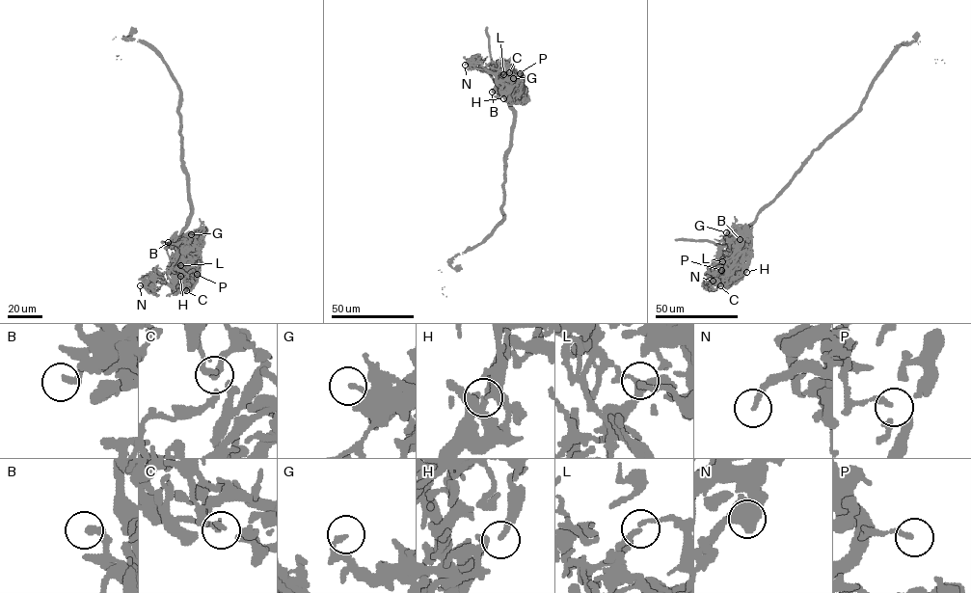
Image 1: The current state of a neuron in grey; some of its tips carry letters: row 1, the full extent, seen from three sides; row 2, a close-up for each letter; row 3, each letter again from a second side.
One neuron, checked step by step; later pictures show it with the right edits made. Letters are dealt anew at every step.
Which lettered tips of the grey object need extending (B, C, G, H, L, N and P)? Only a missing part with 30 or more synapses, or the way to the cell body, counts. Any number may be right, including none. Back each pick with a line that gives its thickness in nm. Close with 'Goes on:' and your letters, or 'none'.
L: 160 nm thick
Goes on: L

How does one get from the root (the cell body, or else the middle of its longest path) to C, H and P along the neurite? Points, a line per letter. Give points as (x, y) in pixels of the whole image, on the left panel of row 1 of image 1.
C: (181, 151), (191, 212), (181, 237), (180, 258), (185, 265), (181, 284), (186, 290)
H: (181, 151), (191, 216), (181, 231), (180, 276)
P: (181, 151), (191, 212), (190, 221), (182, 230), (182, 241), (188, 244), (191, 267), (197, 274)

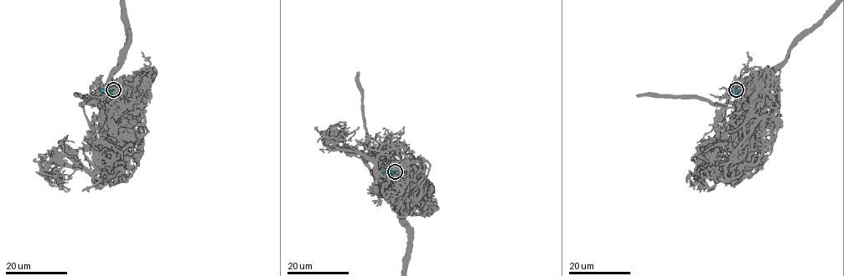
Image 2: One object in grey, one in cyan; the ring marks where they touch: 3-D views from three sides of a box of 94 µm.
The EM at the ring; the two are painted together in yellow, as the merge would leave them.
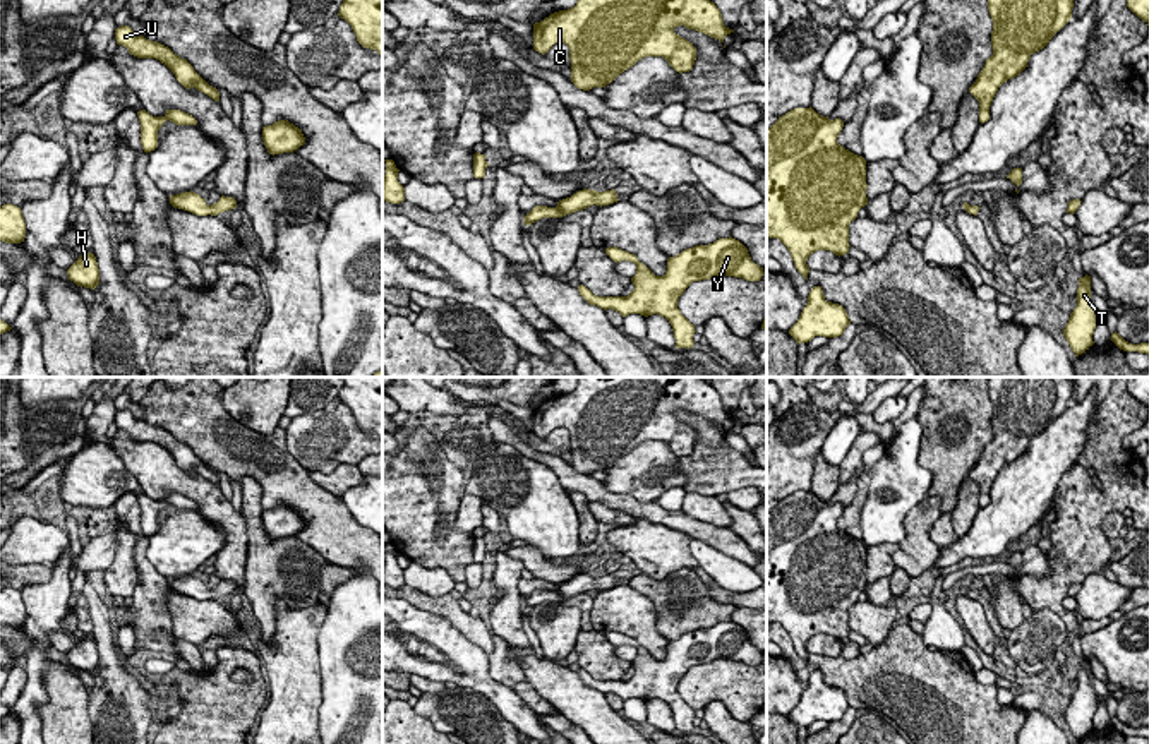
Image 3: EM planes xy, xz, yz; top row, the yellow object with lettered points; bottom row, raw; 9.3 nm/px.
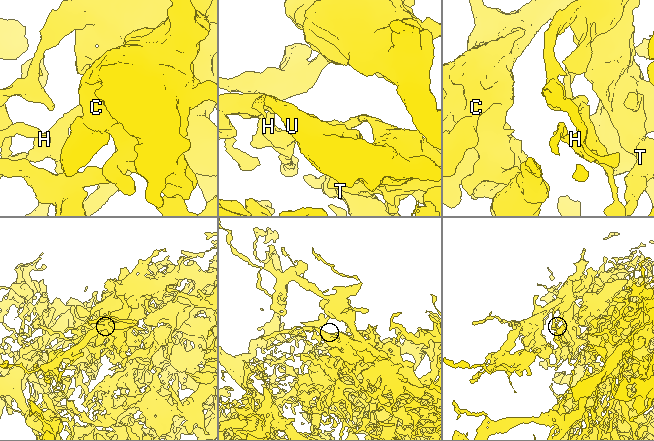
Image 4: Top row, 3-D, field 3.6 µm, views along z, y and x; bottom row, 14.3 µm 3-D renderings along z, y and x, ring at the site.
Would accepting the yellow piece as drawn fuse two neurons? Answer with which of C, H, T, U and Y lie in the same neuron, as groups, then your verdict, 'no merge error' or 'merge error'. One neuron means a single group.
C H T U Y; no merge error

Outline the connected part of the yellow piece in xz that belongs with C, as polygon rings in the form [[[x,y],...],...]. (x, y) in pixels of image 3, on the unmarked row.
[[[576,377],[578,386],[568,394],[550,398],[533,408],[533,434],[545,439],[556,427],[569,432],[571,466],[583,475],[592,471],[605,471],[619,458],[633,451],[645,441],[662,441],[669,449],[683,458],[689,456],[696,444],[696,432],[688,423],[674,417],[677,410],[695,413],[724,427],[732,413],[724,410],[722,398],[717,389],[701,377]]]

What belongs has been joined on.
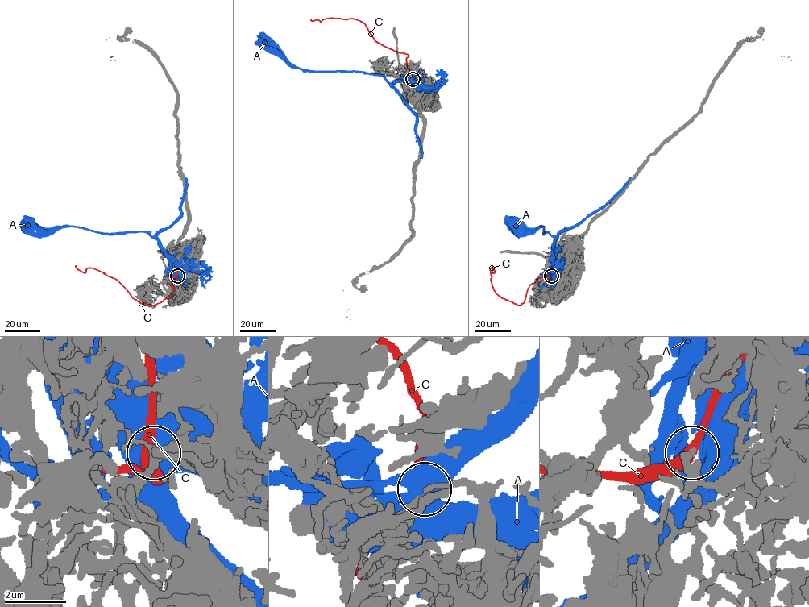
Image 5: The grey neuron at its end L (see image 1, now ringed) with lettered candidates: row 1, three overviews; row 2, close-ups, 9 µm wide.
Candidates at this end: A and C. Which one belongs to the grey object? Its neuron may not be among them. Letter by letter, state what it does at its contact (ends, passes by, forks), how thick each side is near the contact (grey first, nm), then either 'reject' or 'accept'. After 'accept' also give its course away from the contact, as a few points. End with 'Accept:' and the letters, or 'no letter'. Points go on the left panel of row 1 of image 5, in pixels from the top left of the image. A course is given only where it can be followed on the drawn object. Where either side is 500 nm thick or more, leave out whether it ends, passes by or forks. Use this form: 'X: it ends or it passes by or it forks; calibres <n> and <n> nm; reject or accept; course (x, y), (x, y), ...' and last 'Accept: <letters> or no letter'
A: calibres 160 and 750 nm; reject
C: it passes by; calibres 160 and 340 nm; reject
Accept: no letter

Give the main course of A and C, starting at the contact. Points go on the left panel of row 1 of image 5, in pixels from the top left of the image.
A: (177, 276), (172, 270), (170, 255), (147, 232), (103, 233), (77, 227), (41, 228), (36, 224), (29, 224)
C: (177, 276), (172, 277), (172, 293), (147, 305), (114, 278), (93, 268), (85, 273), (76, 265)

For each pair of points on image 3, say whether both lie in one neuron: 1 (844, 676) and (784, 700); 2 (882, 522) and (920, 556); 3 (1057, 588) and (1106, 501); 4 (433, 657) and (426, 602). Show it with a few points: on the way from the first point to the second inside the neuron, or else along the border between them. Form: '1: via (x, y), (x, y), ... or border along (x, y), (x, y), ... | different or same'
1: border along (784, 655), (796, 676), (805, 683) | different
2: border along (918, 503), (904, 520), (904, 539), (899, 544) | different
3: via (1065, 566), (1077, 551), (1077, 530), (1084, 523) | same
4: border along (400, 597), (433, 612) | different

